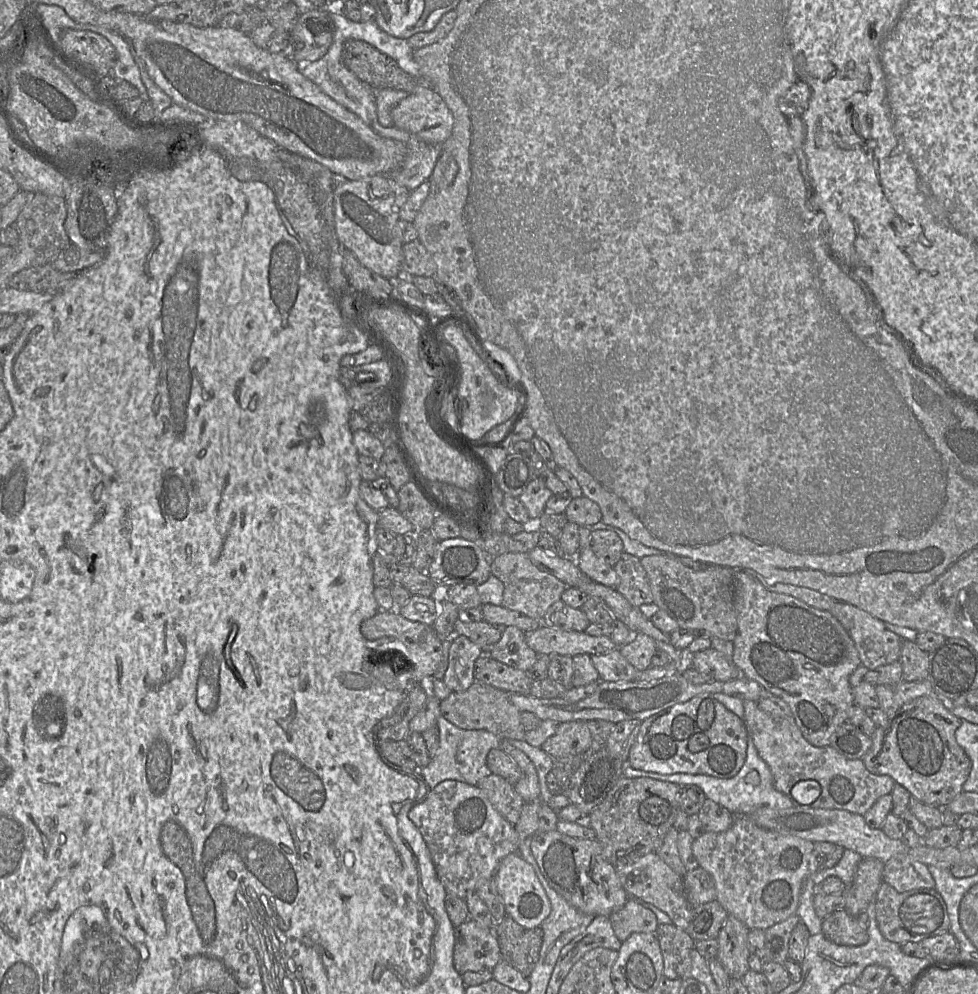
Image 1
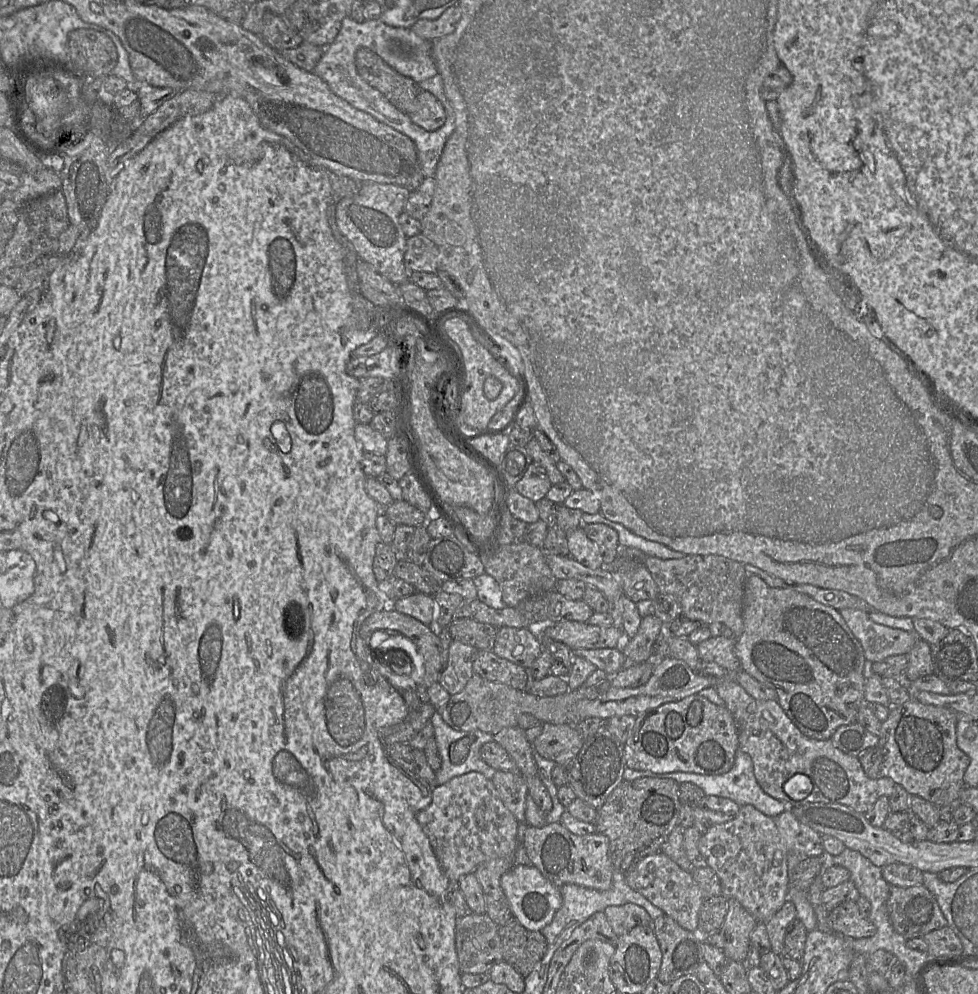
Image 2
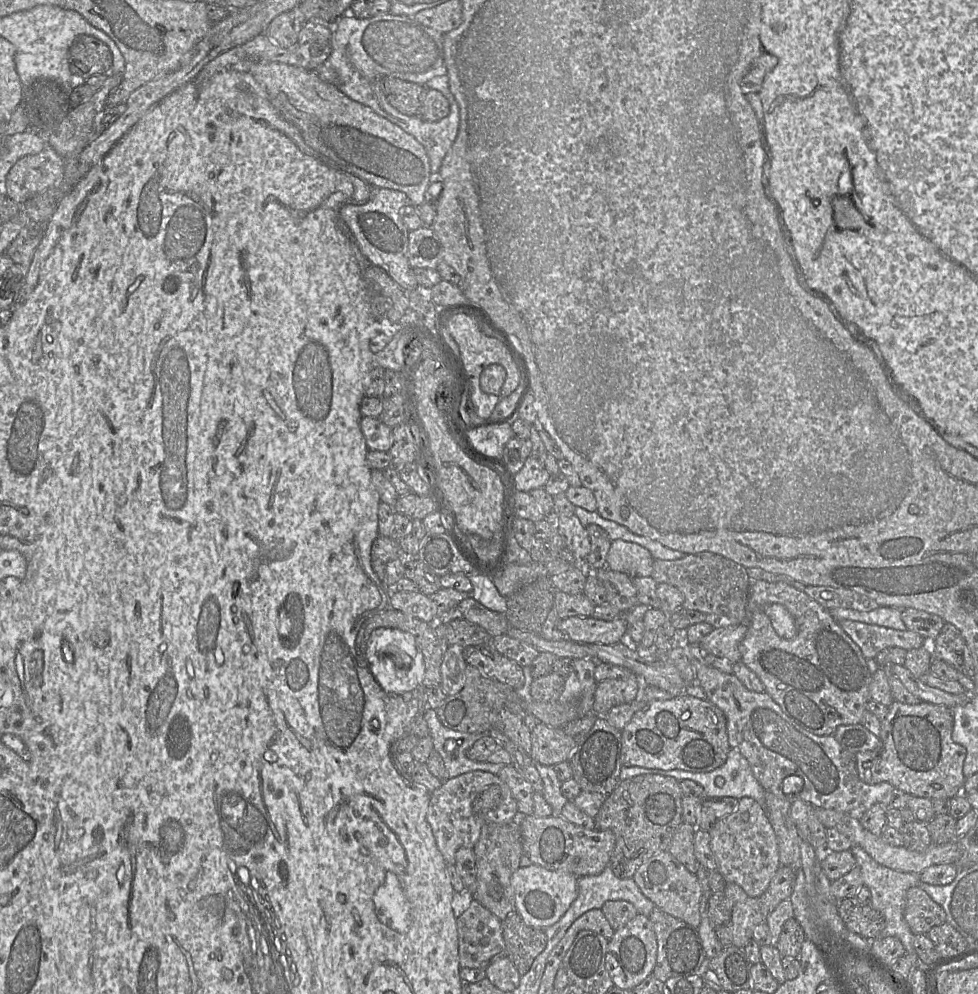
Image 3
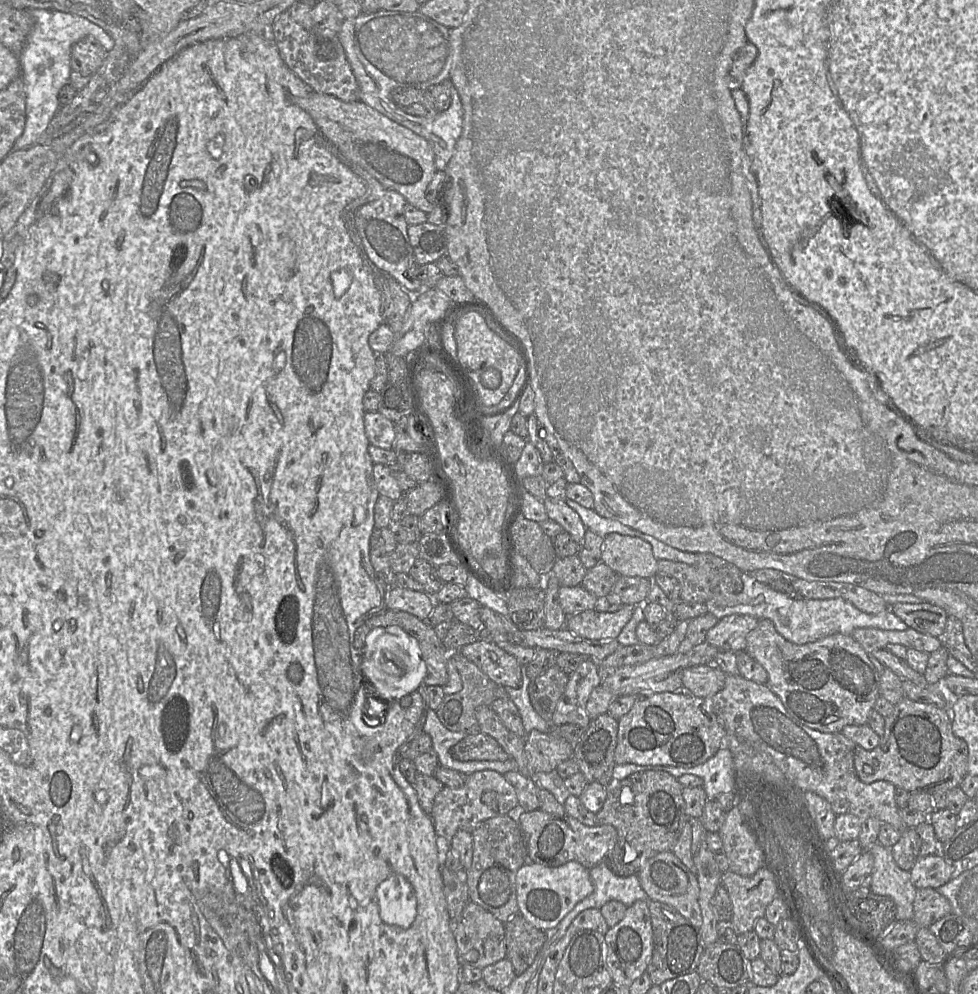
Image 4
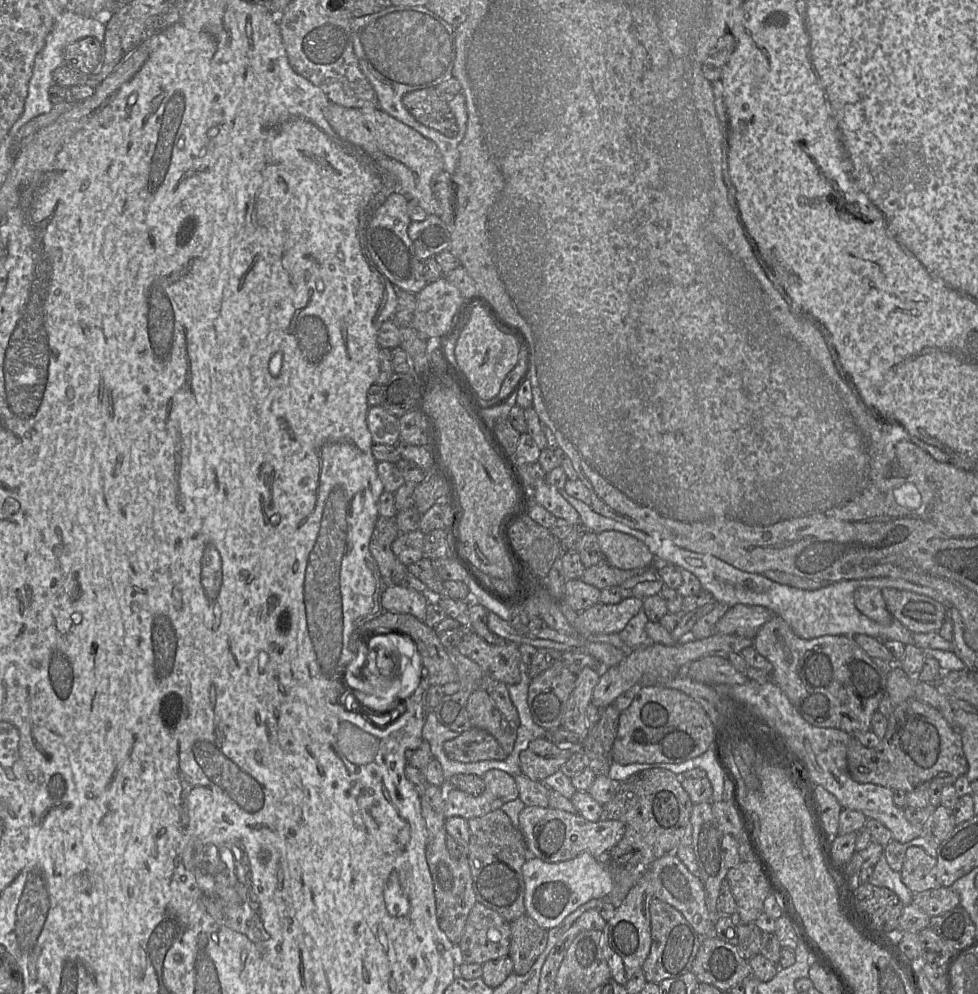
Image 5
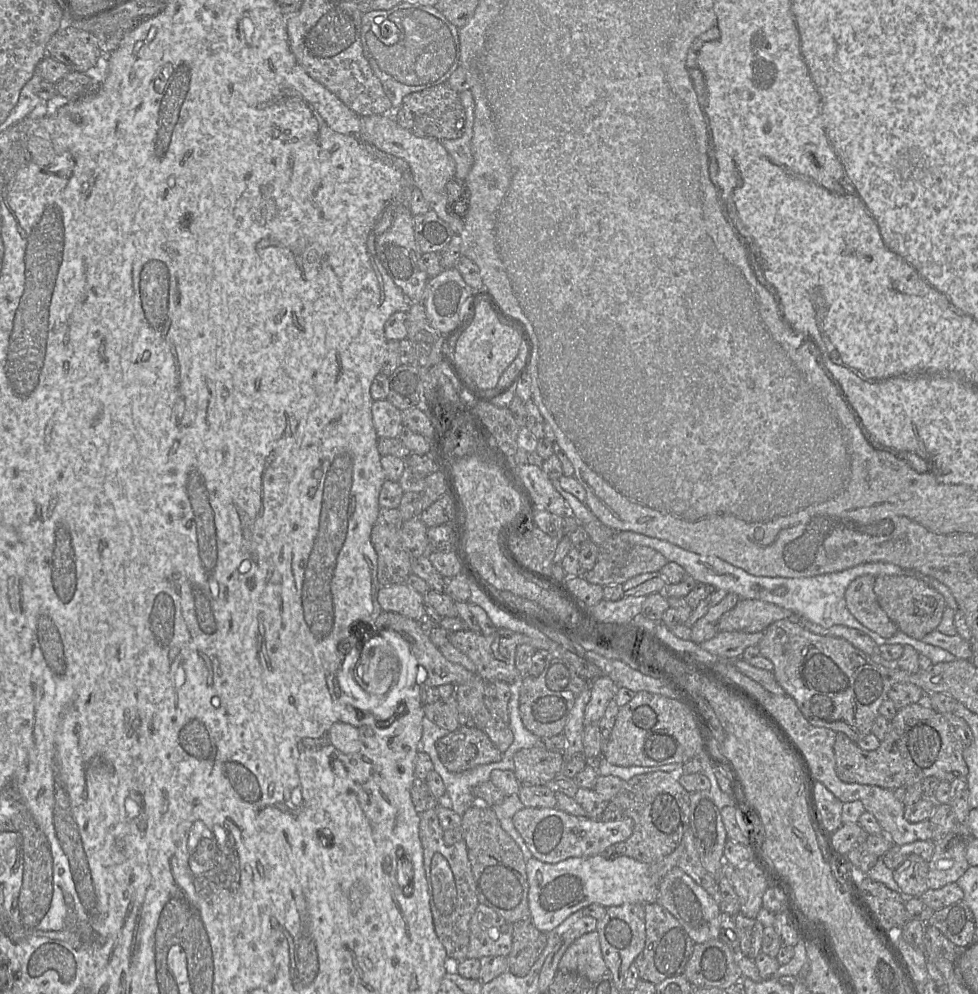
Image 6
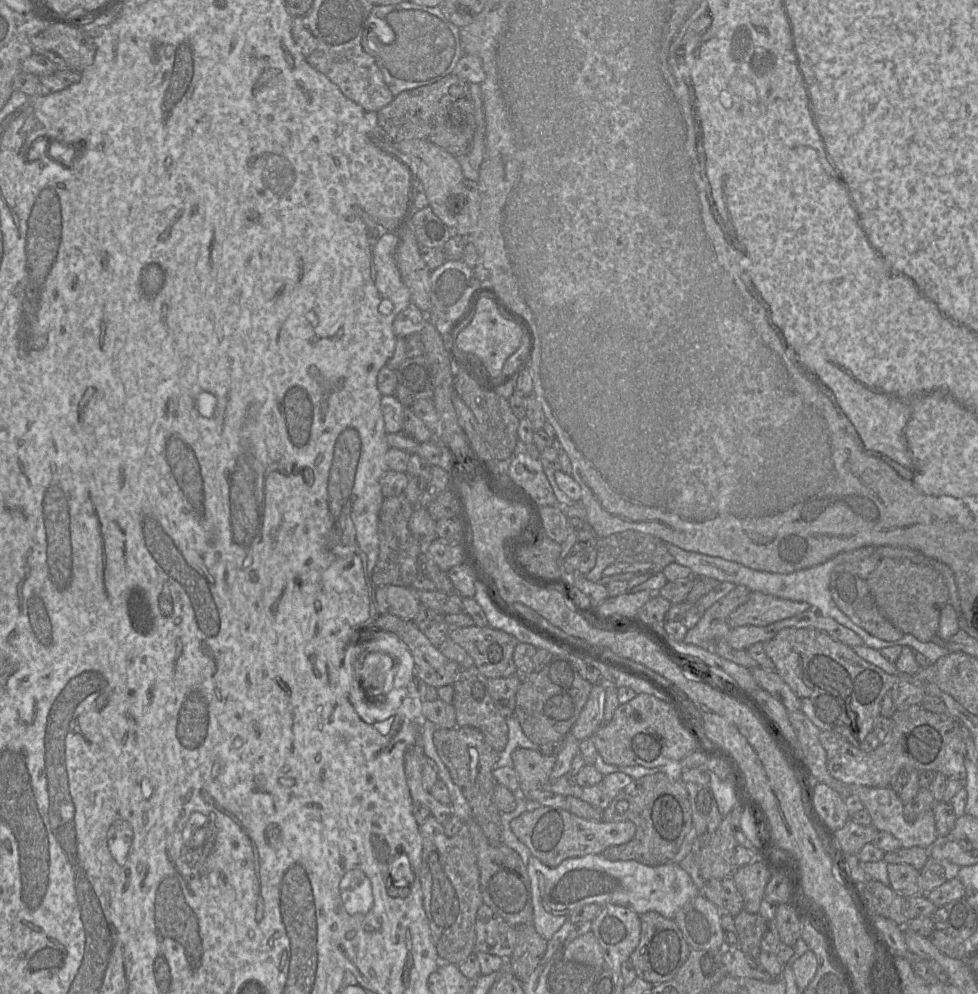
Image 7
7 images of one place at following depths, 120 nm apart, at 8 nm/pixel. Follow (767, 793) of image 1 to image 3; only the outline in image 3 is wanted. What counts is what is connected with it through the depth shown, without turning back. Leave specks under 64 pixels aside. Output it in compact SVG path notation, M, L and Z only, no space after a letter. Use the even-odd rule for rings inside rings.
M734 748L730 749L726 762L722 766L710 772L693 773L678 769L660 770L634 766L622 766L619 774L619 780L627 780L641 774L660 774L663 776L671 776L678 781L692 780L703 787L706 798L733 797L739 800L743 797L750 797L757 801L761 806L765 806L766 791L756 780L746 758Z

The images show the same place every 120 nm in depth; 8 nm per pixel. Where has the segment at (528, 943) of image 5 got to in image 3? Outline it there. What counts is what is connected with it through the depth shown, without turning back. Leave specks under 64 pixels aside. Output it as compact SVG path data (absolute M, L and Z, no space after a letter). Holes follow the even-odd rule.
M513 912L502 920L502 935L506 957L512 961L520 976L525 975L547 945L545 929L526 925L520 915Z

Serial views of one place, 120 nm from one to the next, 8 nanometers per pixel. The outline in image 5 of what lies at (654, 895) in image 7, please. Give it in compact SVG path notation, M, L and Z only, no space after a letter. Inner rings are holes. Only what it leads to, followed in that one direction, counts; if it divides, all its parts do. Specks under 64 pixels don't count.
M587 853L563 862L528 859L522 866L522 874L526 914L545 930L558 926L569 914L588 901L606 897L614 887L613 872L609 864L605 859L596 859Z

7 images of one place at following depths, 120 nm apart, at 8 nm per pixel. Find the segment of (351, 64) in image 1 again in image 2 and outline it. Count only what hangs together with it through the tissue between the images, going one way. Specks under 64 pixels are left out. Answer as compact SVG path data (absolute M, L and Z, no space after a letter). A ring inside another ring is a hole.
M368 48L357 50L355 65L360 77L398 110L407 115L416 110L422 90L413 79L398 73Z

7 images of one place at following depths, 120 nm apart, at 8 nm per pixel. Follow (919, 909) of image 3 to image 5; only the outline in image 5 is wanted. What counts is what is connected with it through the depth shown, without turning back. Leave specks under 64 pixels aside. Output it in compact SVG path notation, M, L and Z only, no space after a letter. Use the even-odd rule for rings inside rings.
M939 887L913 893L912 903L929 917L934 917L959 906L960 896L951 887Z

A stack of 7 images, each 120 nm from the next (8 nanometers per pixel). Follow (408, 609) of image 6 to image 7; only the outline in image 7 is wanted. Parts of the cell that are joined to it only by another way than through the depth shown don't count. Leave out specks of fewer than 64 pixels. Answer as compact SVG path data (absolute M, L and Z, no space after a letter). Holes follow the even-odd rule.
M384 585L376 587L375 598L380 614L391 614L412 621L420 608L420 601L412 587Z

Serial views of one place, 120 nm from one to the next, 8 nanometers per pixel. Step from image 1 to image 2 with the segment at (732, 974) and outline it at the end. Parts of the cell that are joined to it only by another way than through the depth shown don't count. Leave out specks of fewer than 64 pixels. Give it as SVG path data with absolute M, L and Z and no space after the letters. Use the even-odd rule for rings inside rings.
M735 898L727 899L727 903L727 915L719 930L725 937L723 952L729 960L746 962L750 934L758 922Z

